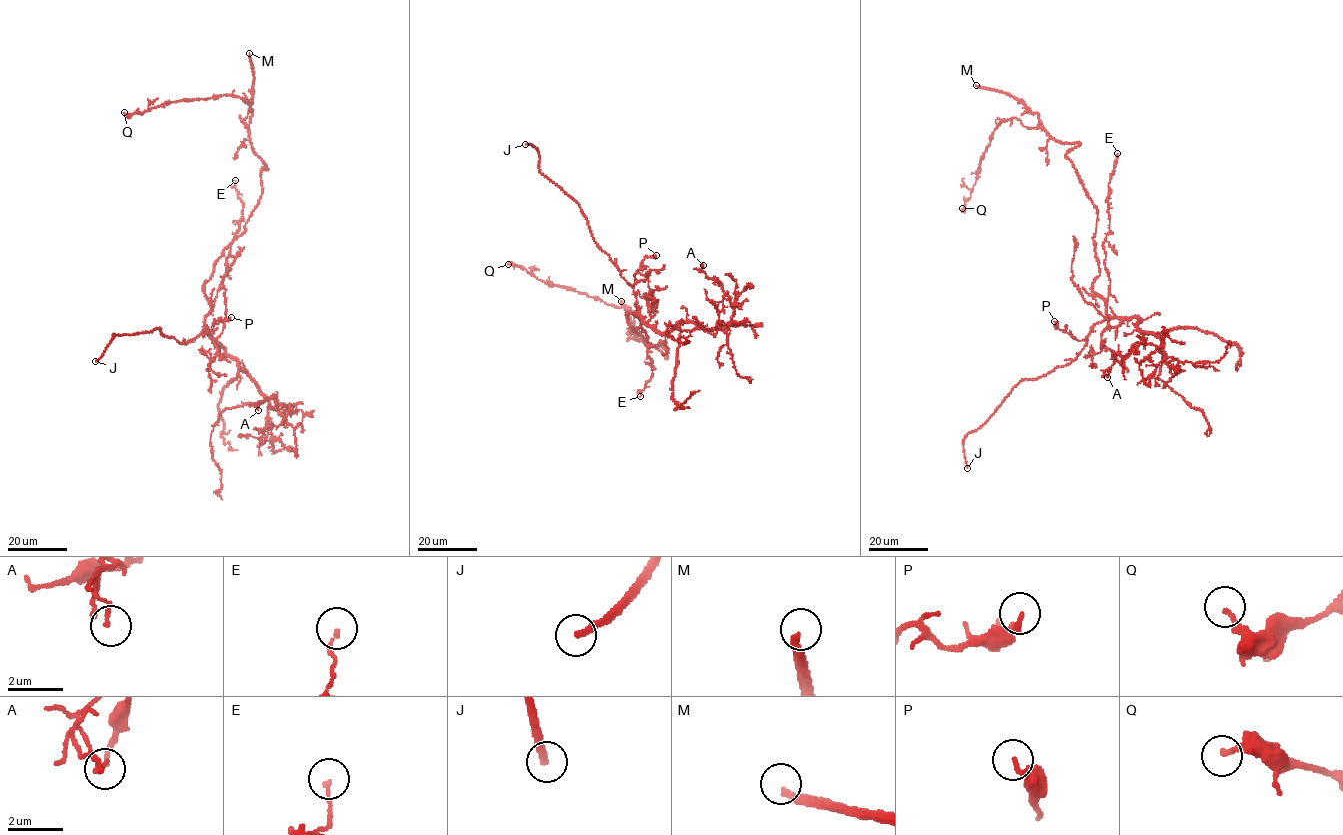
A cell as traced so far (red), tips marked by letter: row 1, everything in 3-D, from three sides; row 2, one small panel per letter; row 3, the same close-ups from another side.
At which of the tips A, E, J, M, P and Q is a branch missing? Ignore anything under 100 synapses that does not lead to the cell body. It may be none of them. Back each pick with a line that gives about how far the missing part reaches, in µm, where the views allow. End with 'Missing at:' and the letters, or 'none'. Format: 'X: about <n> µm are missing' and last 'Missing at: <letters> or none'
J: about 20 µm are missing
M: about 70 µm are missing
Missing at: J, M

